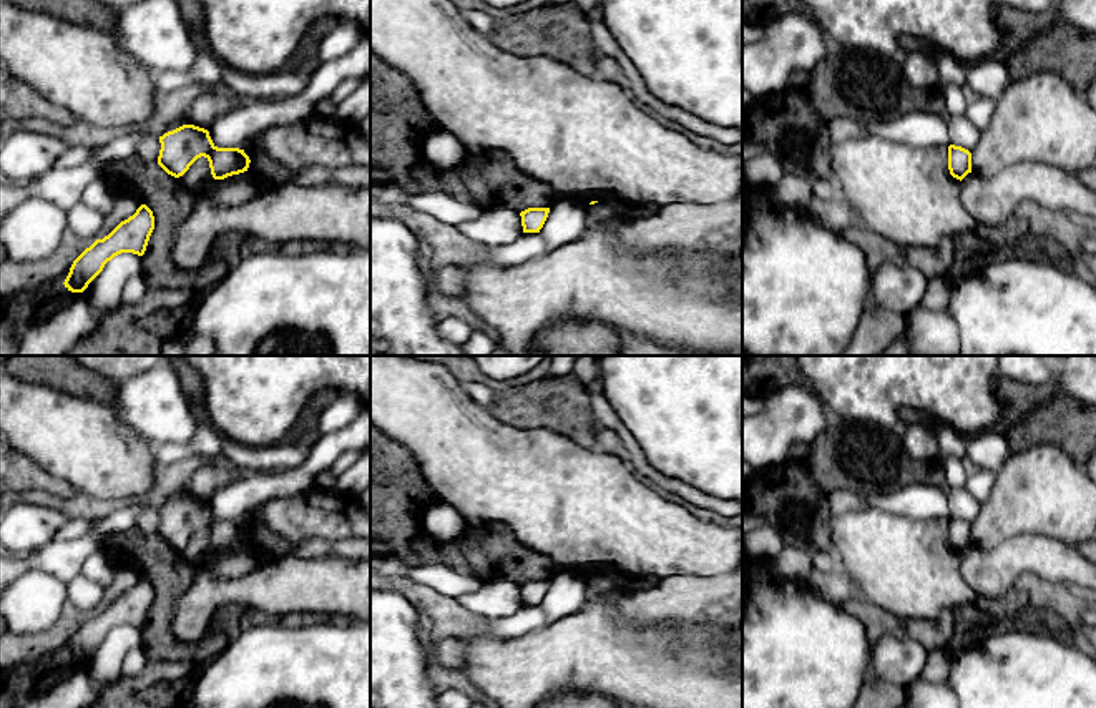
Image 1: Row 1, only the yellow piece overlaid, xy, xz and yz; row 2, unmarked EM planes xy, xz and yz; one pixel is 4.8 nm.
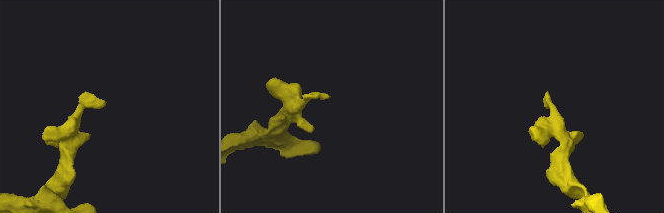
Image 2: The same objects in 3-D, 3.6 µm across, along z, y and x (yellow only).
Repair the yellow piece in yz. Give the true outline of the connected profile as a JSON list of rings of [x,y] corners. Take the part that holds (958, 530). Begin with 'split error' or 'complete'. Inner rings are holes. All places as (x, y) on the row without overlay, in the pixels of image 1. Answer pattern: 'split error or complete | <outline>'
complete | [[[948,519],[948,542],[950,547],[957,552],[963,552],[971,545],[971,525],[961,519]]]

